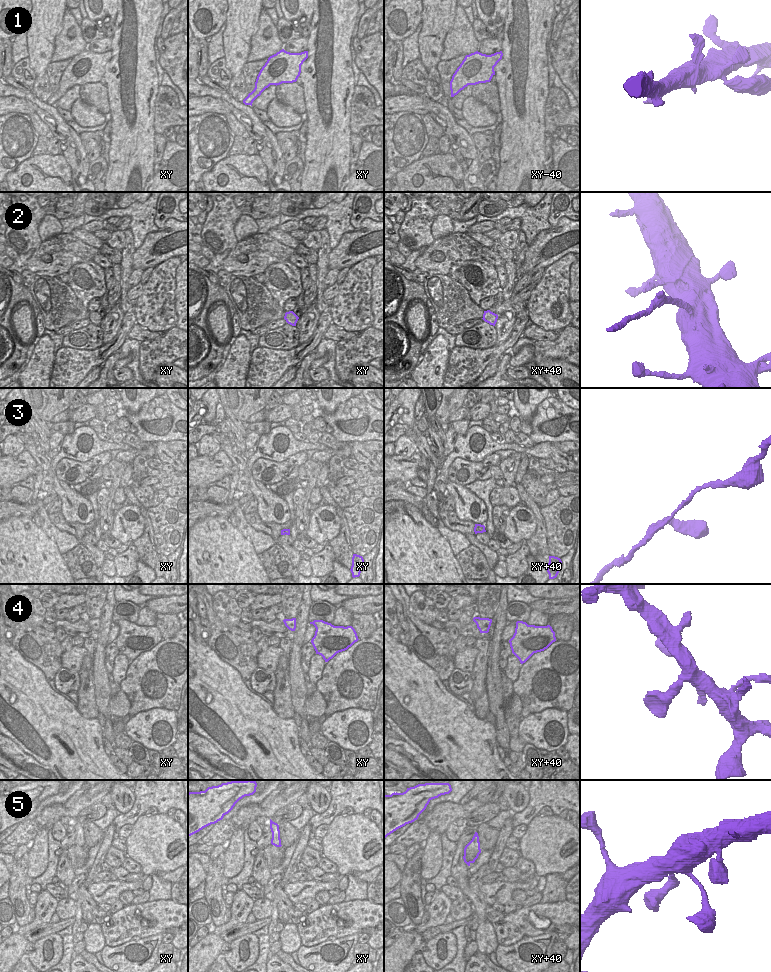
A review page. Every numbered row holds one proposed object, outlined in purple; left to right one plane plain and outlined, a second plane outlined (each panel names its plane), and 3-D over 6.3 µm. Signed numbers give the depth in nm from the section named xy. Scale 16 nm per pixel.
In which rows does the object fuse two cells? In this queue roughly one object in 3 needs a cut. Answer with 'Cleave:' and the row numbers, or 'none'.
Cleave: 1, 2

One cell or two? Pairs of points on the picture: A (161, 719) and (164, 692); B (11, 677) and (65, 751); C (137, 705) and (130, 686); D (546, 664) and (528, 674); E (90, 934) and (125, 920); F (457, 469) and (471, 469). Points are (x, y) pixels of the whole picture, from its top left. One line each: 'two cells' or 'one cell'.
A: two cells
B: one cell
C: one cell
D: one cell
E: two cells
F: one cell

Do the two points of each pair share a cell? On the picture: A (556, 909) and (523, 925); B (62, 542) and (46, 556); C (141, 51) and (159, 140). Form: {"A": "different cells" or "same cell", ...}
{"A": "same cell", "B": "different cells", "C": "different cells"}

